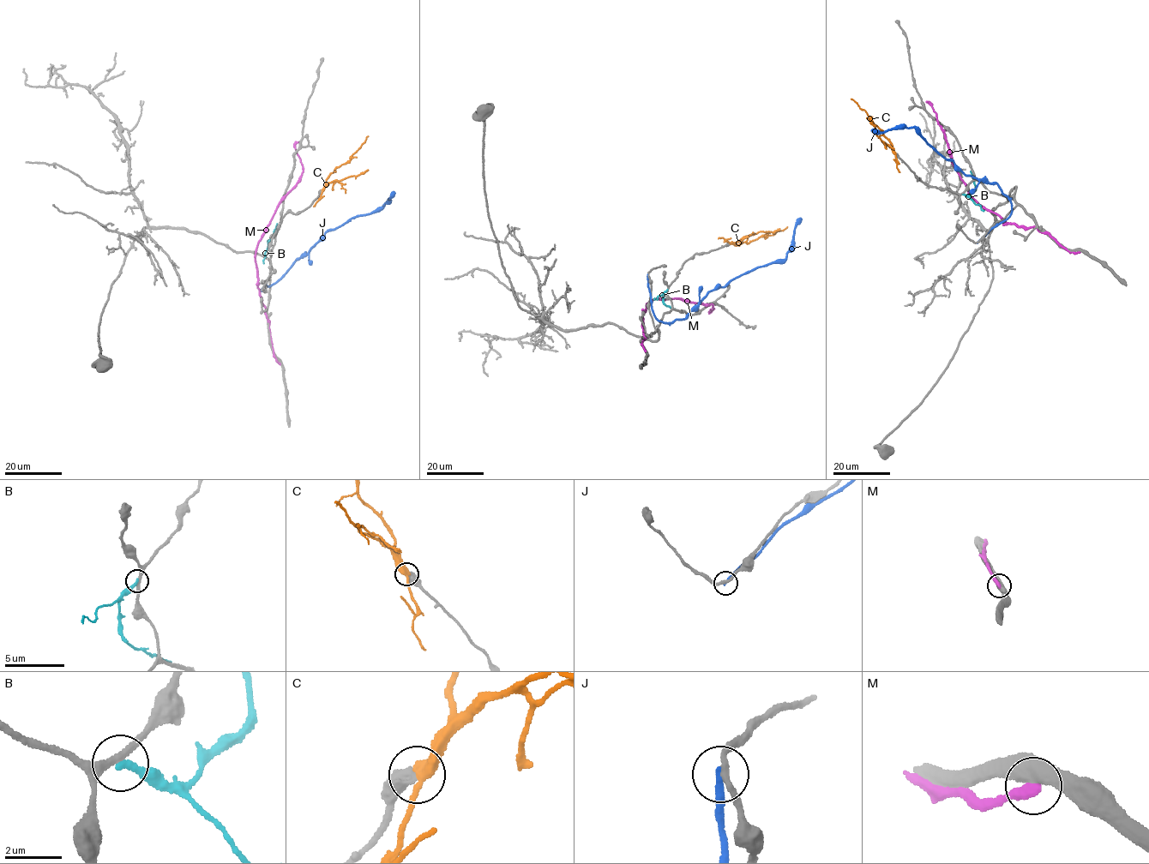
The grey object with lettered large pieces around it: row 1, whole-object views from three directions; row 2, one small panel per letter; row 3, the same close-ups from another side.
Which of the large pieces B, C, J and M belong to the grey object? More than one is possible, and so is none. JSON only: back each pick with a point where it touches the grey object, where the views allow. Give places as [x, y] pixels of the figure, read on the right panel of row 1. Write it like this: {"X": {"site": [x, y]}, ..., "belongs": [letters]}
{"belongs": []}

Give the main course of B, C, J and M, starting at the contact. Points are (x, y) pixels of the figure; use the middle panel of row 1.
B: (667, 290), (663, 296), (664, 304), (676, 308)
C: (730, 243), (748, 242), (787, 227)
J: (647, 275), (653, 314), (669, 323), (684, 318), (708, 291), (757, 267), (785, 259), (800, 218)
M: (646, 351), (642, 313), (648, 302), (676, 297), (711, 304), (710, 311), (714, 308)

